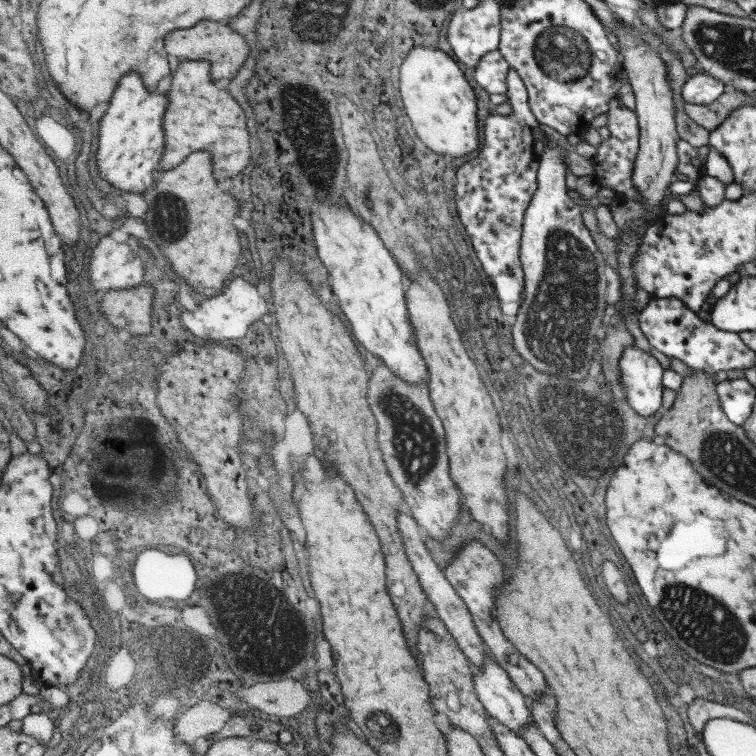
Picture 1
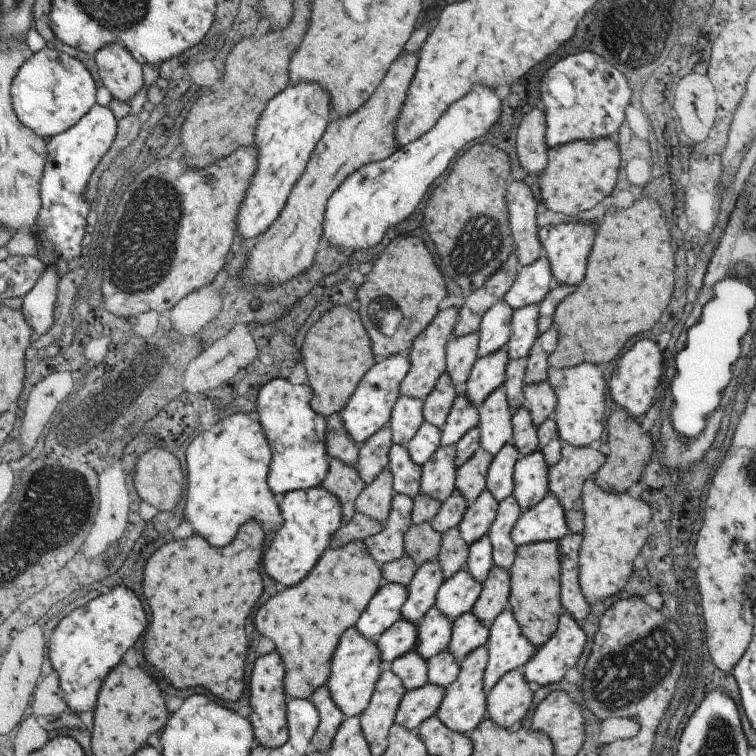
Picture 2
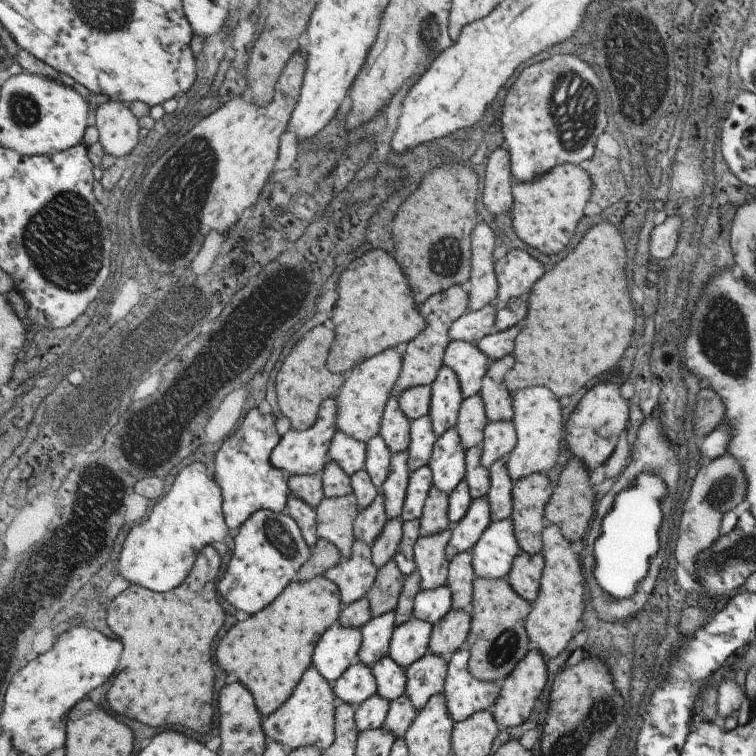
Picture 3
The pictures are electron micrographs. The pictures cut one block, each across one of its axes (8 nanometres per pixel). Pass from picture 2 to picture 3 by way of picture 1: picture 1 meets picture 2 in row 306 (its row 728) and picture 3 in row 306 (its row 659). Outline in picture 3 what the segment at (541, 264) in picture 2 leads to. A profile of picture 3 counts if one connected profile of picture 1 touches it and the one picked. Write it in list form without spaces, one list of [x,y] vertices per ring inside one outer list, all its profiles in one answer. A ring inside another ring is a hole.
[[[493,304],[483,306],[477,312],[465,312],[449,328],[449,342],[477,344],[481,338],[495,334],[495,308]]]

